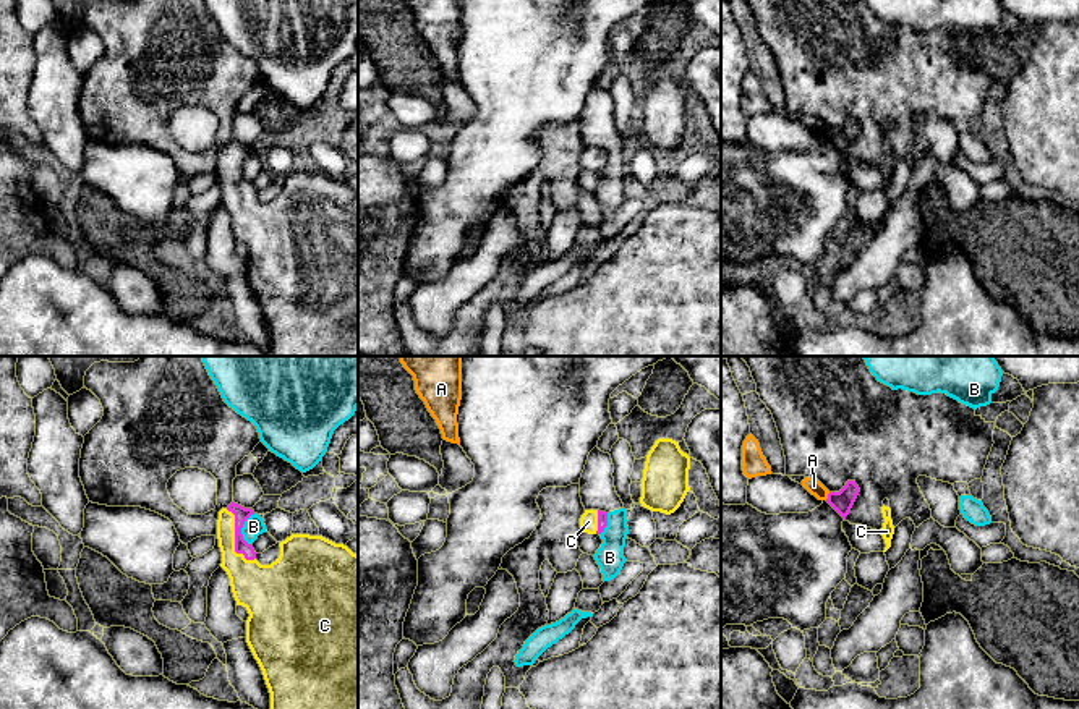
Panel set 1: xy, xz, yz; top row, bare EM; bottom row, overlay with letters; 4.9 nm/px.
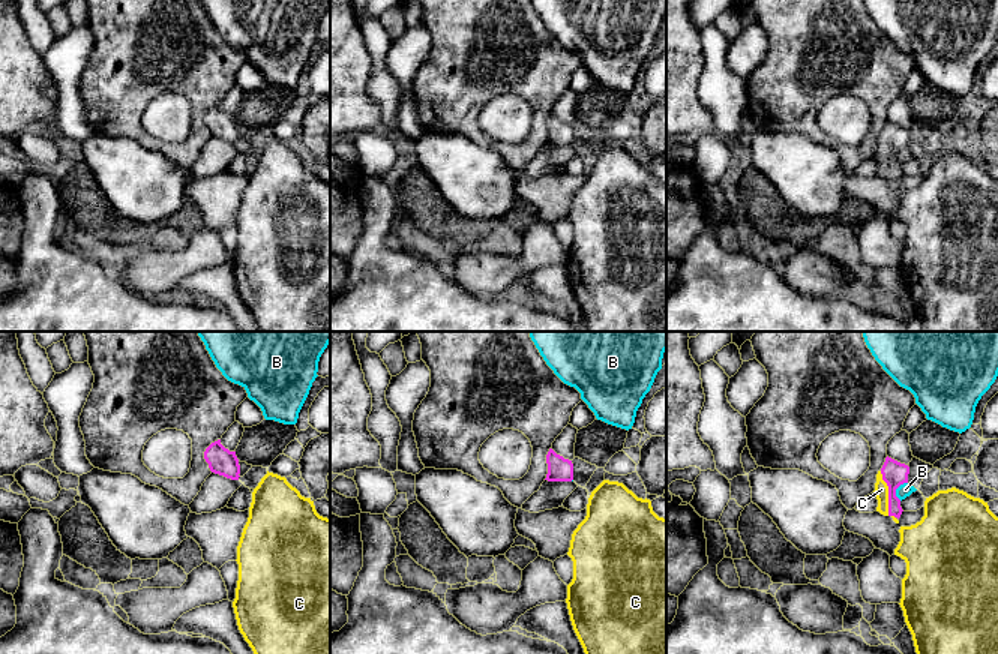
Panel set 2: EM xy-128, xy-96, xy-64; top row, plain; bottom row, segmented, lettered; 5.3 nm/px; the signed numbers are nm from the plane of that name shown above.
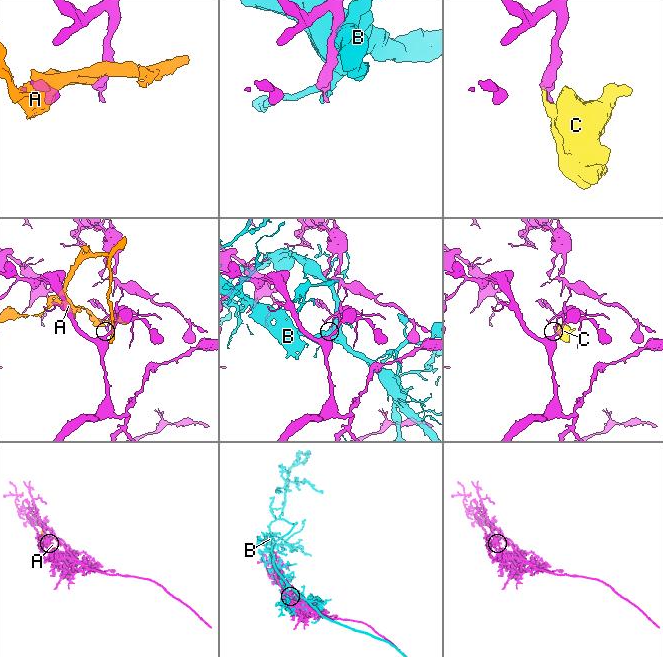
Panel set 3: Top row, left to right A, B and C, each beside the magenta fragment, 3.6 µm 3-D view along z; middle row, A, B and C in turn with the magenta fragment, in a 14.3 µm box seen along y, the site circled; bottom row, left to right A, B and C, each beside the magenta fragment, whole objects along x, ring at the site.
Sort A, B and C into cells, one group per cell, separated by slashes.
A / B / C

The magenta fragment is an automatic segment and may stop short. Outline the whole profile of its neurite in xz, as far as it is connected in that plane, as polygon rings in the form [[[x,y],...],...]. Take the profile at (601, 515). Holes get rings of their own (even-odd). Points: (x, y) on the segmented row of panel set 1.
[[[585,510],[580,518],[580,528],[588,534],[601,534],[608,526],[608,513],[599,510]]]

